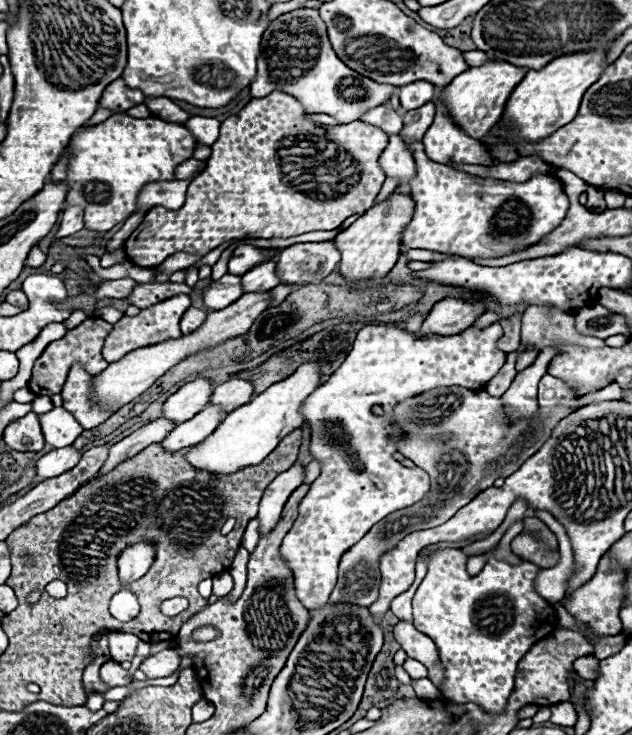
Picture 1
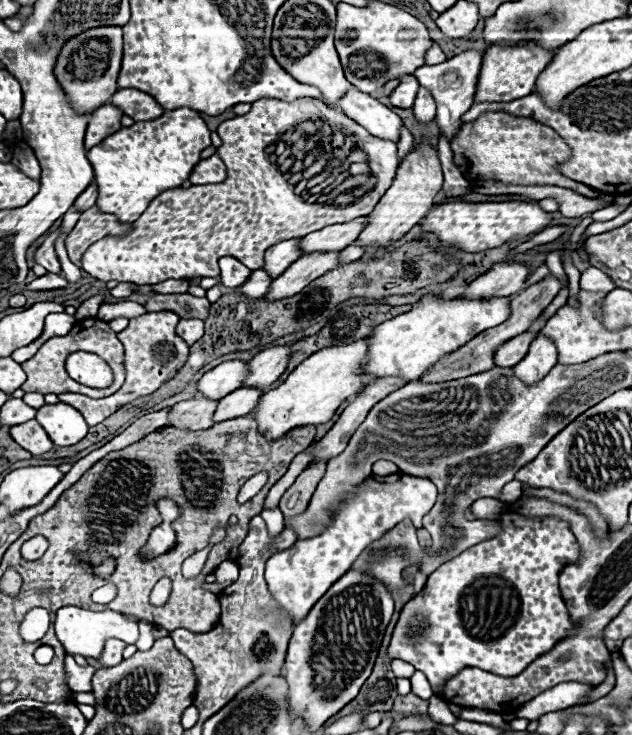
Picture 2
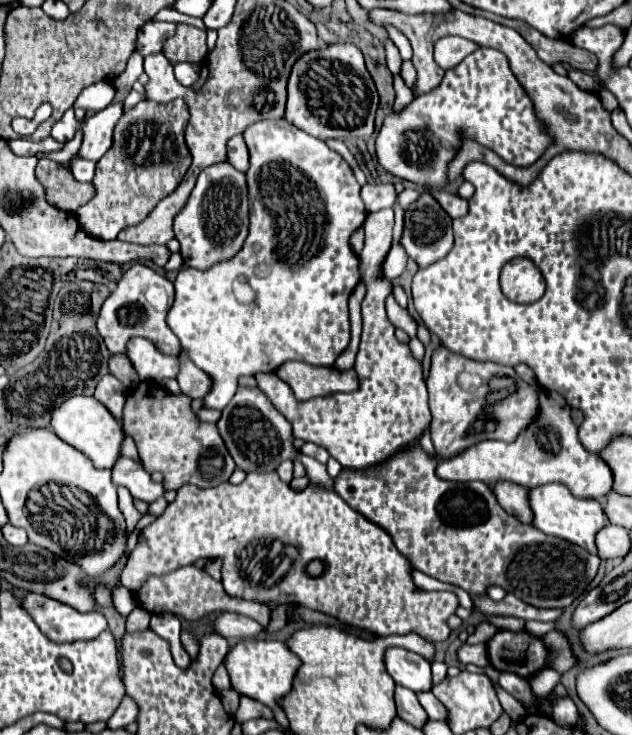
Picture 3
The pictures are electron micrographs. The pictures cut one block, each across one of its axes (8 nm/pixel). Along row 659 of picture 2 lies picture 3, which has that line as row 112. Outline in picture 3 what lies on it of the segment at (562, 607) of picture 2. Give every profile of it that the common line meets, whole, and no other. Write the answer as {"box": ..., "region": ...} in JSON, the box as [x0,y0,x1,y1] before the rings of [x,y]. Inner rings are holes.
{"box":[376,48,554,190],"region":[[[480,48],[472,52],[458,66],[446,70],[442,84],[432,92],[414,98],[400,112],[390,112],[384,118],[384,126],[376,138],[376,156],[390,174],[414,182],[420,188],[440,190],[448,184],[448,166],[466,140],[474,140],[494,150],[504,162],[518,168],[532,166],[546,152],[546,148],[554,144],[554,138],[548,134],[544,122],[536,118],[532,100],[510,70],[508,58],[500,50]]]}

